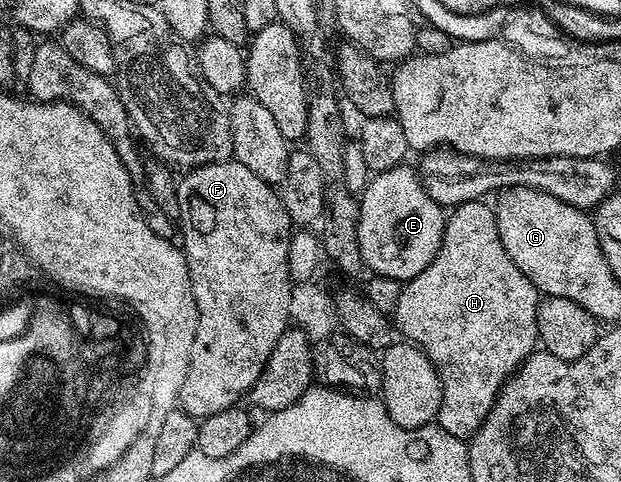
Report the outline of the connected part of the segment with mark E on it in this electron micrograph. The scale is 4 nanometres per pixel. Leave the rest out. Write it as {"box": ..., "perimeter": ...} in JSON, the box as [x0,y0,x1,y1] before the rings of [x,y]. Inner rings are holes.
{"box":[357,163,447,283],"perimeter":[[[407,163],[393,166],[389,170],[376,172],[368,180],[366,189],[358,198],[359,222],[357,223],[357,241],[360,244],[360,253],[363,264],[377,277],[388,277],[400,283],[414,279],[437,255],[443,242],[443,232],[447,222],[445,209],[435,202],[424,188],[423,179]]]}

